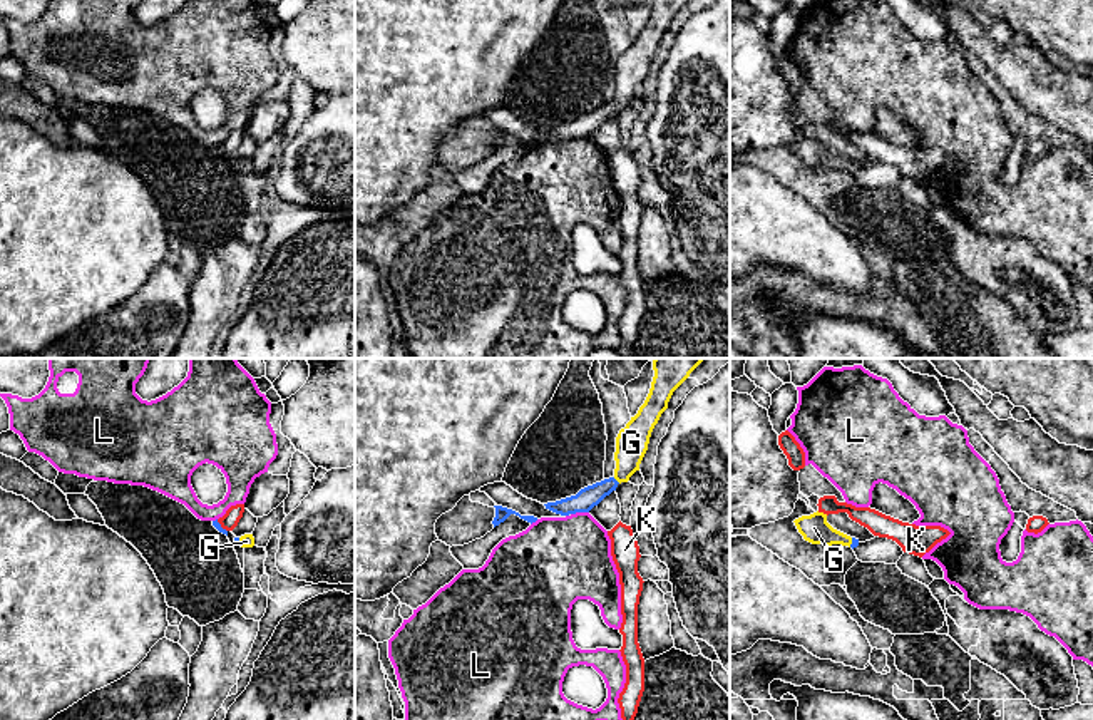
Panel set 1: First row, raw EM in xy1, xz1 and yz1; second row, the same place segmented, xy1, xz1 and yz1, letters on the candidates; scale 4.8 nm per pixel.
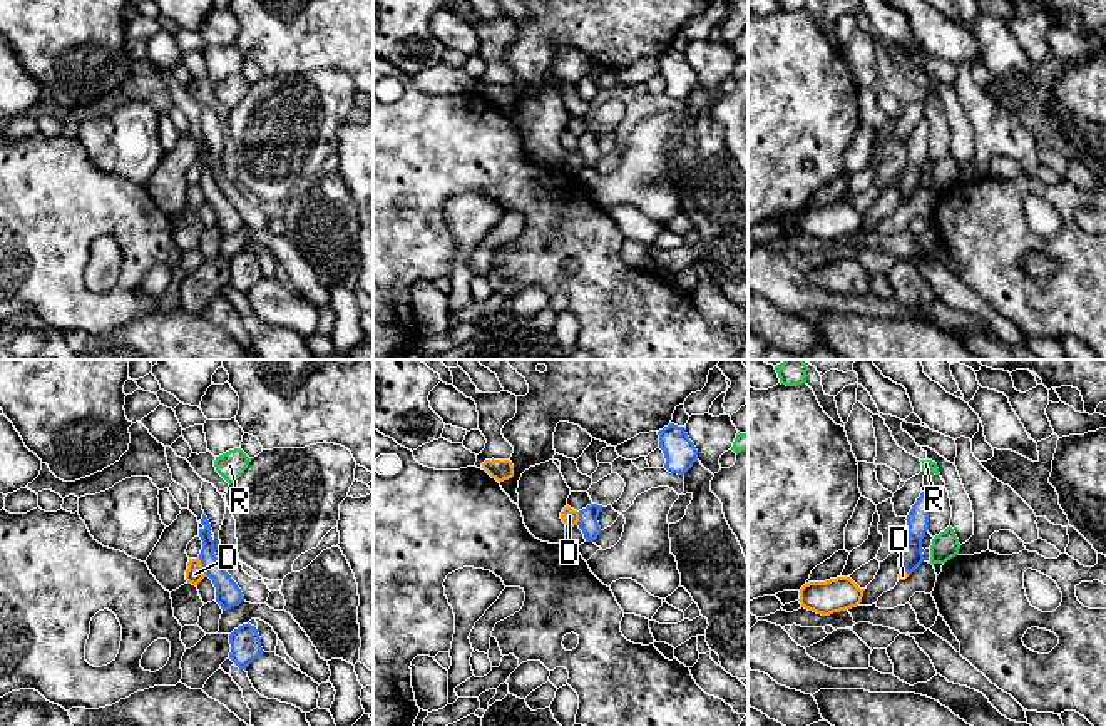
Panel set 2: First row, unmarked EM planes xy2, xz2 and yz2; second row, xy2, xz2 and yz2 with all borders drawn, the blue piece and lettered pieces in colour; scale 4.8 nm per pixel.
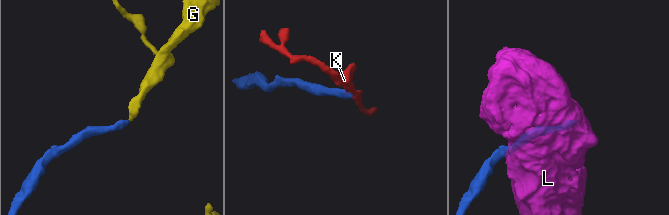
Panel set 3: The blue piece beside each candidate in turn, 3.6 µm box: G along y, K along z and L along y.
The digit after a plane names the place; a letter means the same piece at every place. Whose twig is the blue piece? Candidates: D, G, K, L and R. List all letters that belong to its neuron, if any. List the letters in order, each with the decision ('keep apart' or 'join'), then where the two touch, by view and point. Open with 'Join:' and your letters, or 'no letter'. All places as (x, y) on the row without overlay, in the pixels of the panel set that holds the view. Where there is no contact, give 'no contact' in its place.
Join: G
D: keep apart | xy2 (203, 191)
G: join | xz1 (615, 104)
K: keep apart | xy1 (220, 151)
L: keep apart | xz1 (579, 136)
R: keep apart | yz2 (929, 94)

